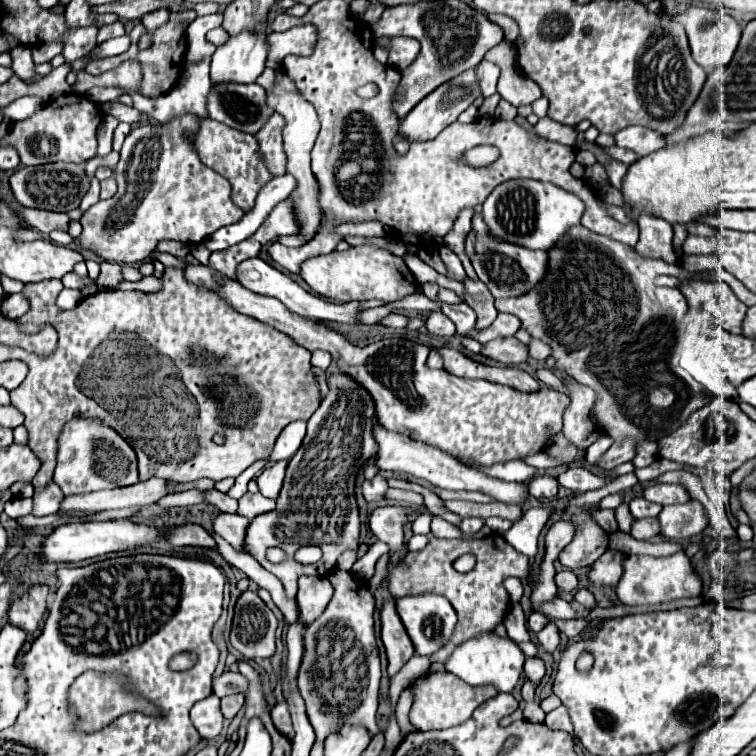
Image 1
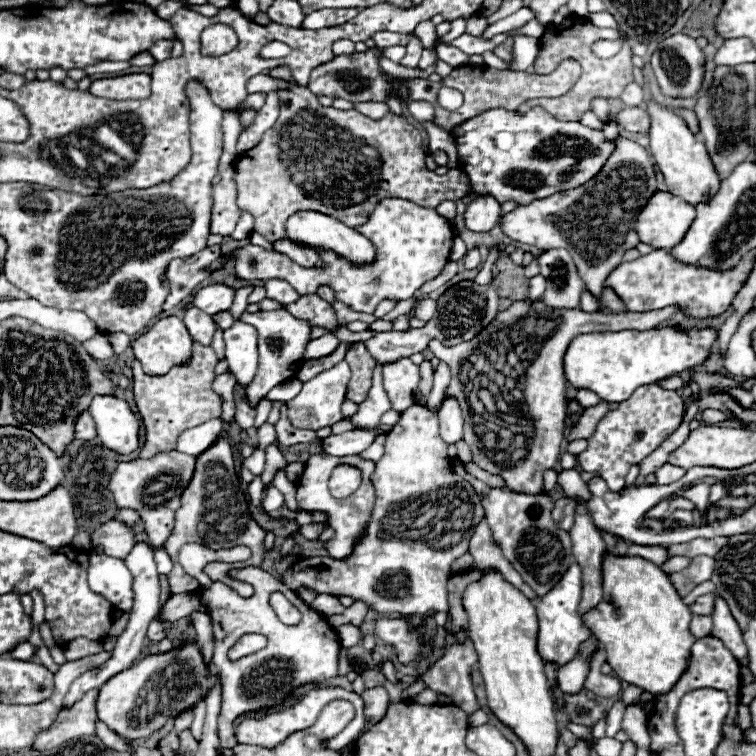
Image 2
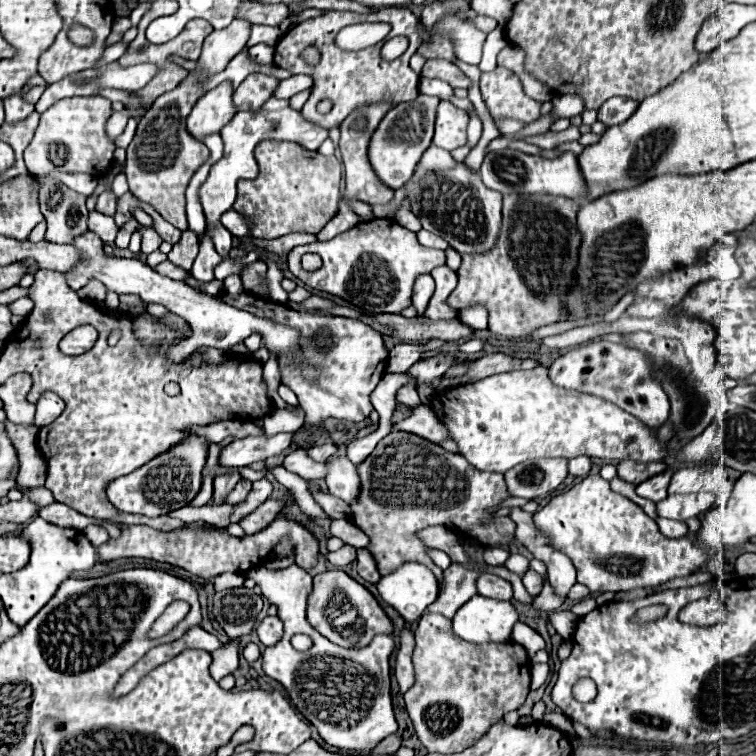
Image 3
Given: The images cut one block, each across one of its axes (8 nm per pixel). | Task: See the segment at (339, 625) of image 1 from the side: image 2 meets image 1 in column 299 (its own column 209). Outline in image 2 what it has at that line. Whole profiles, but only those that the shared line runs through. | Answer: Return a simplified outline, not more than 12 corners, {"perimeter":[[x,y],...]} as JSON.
{"perimeter":[[196,644],[150,654],[100,686],[98,720],[150,736],[206,696]]}

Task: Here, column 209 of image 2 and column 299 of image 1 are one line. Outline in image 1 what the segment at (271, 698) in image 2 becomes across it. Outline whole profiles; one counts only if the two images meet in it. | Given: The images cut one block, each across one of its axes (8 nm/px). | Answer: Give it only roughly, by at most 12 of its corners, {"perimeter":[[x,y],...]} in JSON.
{"perimeter":[[324,576],[298,580],[300,618],[310,624],[332,600]]}

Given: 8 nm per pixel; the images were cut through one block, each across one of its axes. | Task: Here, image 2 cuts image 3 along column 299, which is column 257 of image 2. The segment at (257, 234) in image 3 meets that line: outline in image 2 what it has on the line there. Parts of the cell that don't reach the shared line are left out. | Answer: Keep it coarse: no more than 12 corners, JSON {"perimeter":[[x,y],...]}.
{"perimeter":[[268,74],[280,114],[234,160],[236,204],[276,242],[300,210],[356,228],[376,200],[470,194],[388,112],[324,108]]}

